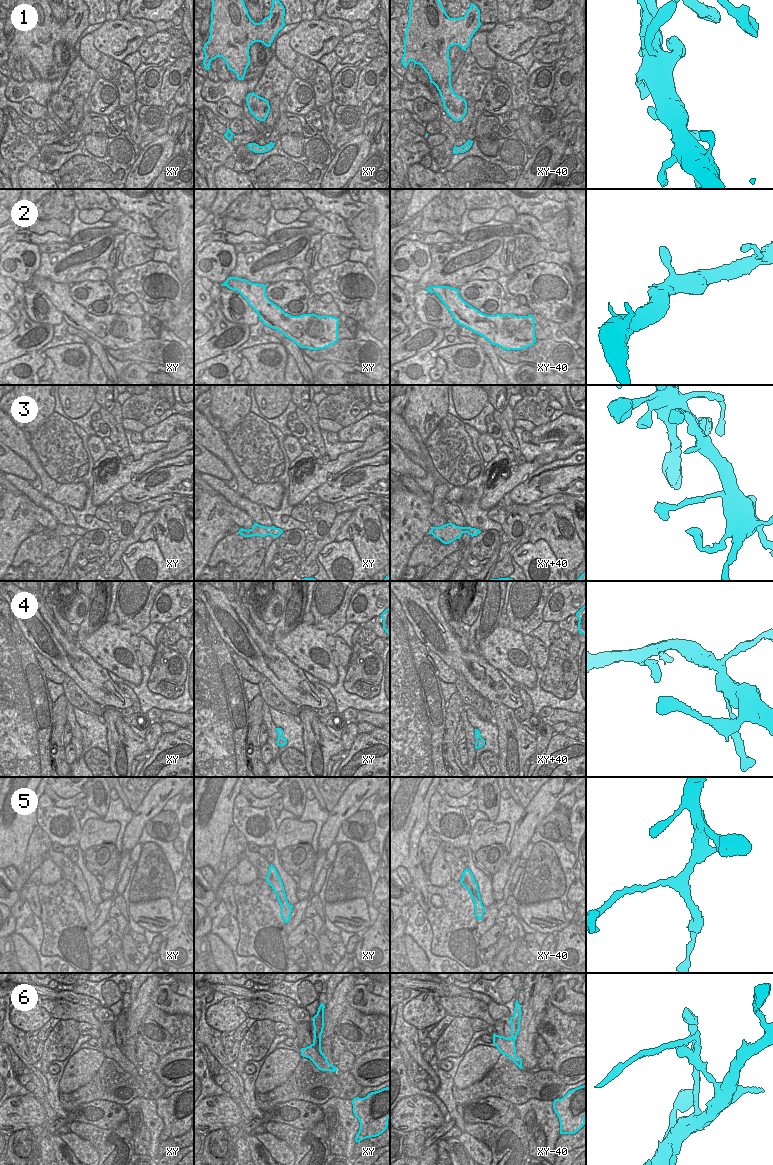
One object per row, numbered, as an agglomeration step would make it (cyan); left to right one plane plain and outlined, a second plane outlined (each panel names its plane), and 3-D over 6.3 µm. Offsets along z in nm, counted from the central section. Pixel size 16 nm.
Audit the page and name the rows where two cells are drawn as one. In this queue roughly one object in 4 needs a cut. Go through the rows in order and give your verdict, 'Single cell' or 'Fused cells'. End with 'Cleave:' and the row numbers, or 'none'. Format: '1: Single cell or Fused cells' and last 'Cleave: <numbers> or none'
1: Single cell
2: Single cell
3: Single cell
4: Single cell
5: Single cell
6: Fused cells
Cleave: 6

